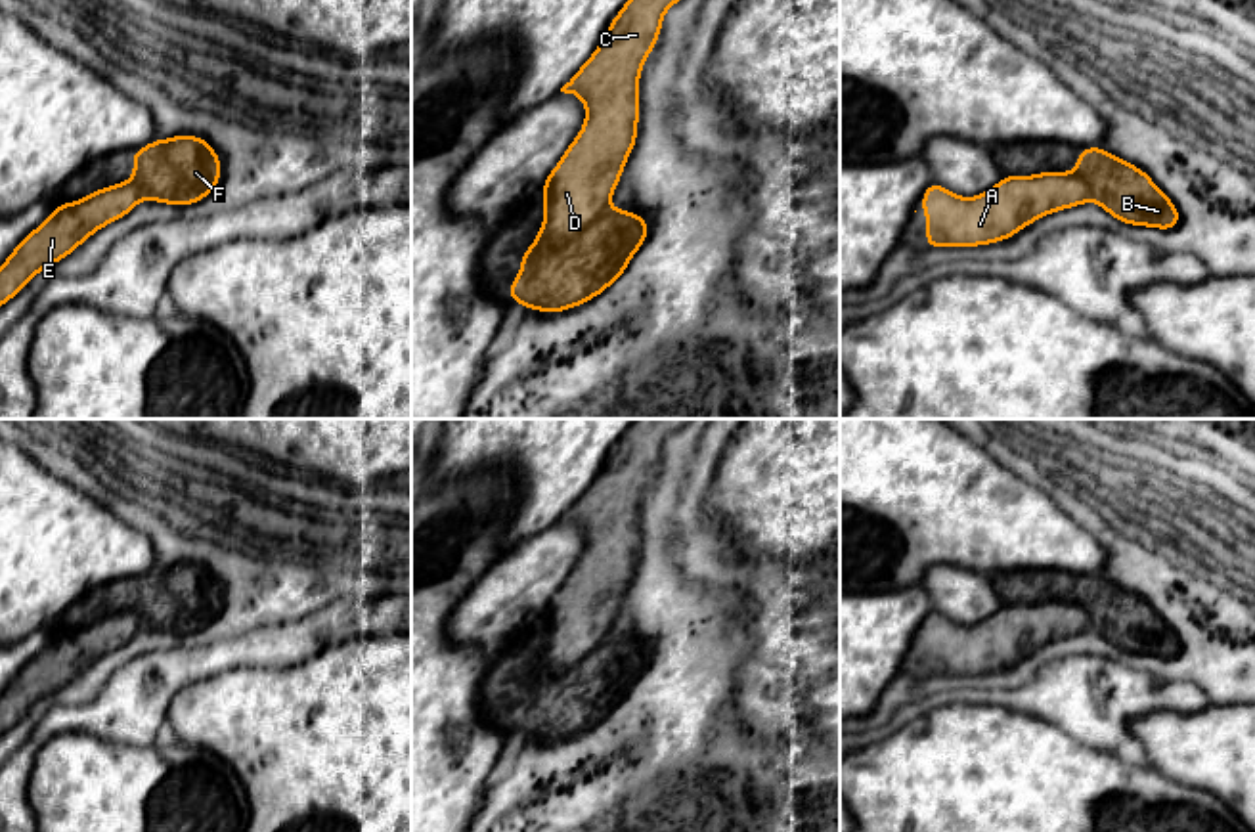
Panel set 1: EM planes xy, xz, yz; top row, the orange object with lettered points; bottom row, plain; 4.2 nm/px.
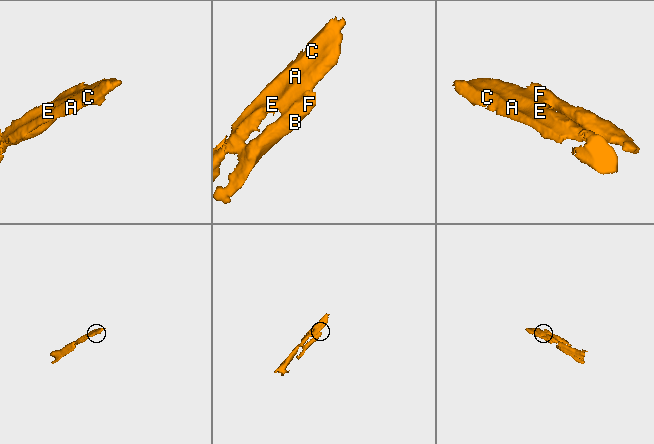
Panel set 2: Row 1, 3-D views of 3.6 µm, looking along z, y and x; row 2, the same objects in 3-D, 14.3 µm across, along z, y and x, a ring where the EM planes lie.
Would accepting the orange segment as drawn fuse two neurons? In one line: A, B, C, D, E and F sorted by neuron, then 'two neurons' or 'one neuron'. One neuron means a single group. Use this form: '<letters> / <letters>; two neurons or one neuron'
A C D E / B F; two neurons

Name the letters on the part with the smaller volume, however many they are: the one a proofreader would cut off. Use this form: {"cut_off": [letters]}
{"cut_off": ["B", "F"]}

